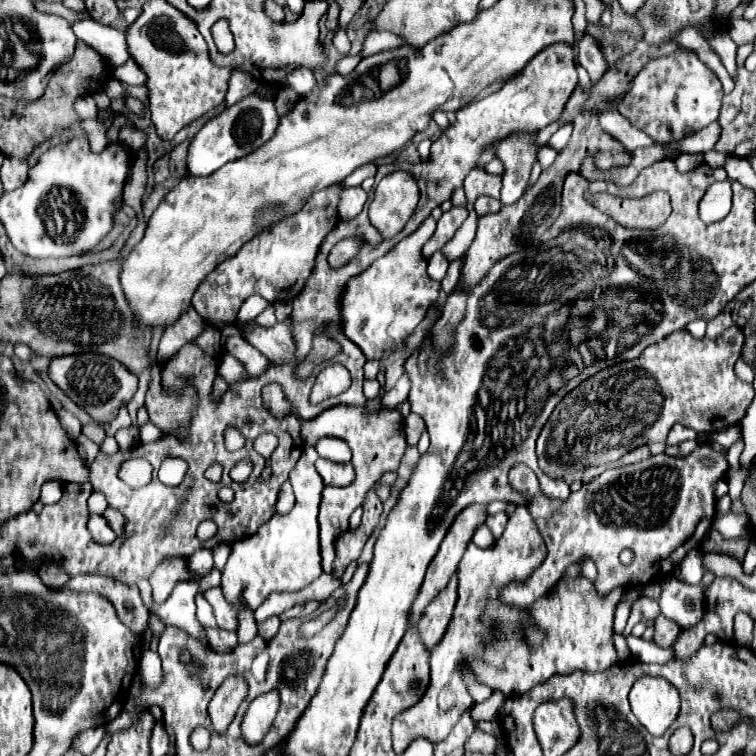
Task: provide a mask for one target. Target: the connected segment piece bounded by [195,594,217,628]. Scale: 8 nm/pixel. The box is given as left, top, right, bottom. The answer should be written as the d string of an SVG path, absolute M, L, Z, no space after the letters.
M197 594L195 604L197 604L197 620L199 620L203 626L217 628L217 622L215 622L215 618L213 618L213 610L209 608L209 602L207 602L201 594Z

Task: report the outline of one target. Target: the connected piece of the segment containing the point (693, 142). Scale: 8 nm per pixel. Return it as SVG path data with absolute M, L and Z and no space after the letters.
M713 122L707 128L703 128L703 130L695 132L695 134L689 134L687 138L683 138L679 142L665 144L665 152L667 152L665 158L677 160L681 154L693 154L693 152L705 154L705 152L709 152L713 148L717 138L719 138L719 122Z

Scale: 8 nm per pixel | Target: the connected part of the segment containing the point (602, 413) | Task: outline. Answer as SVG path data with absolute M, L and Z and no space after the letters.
M737 326L727 328L715 340L709 338L691 338L687 330L677 330L663 338L657 344L651 344L643 350L643 354L635 360L613 364L595 376L587 378L575 390L571 390L553 410L545 428L537 440L537 458L539 468L549 478L565 478L573 476L579 470L599 464L613 464L623 454L651 444L663 442L673 424L683 424L693 428L697 434L713 434L727 426L741 422L747 408L755 398L753 384L747 384L737 378L735 362L741 356L743 346L743 330Z

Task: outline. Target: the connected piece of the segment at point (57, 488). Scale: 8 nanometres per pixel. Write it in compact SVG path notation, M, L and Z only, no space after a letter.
M47 482L43 488L41 488L41 502L45 504L45 506L49 506L49 504L57 504L59 500L61 500L61 496L63 496L63 482Z

